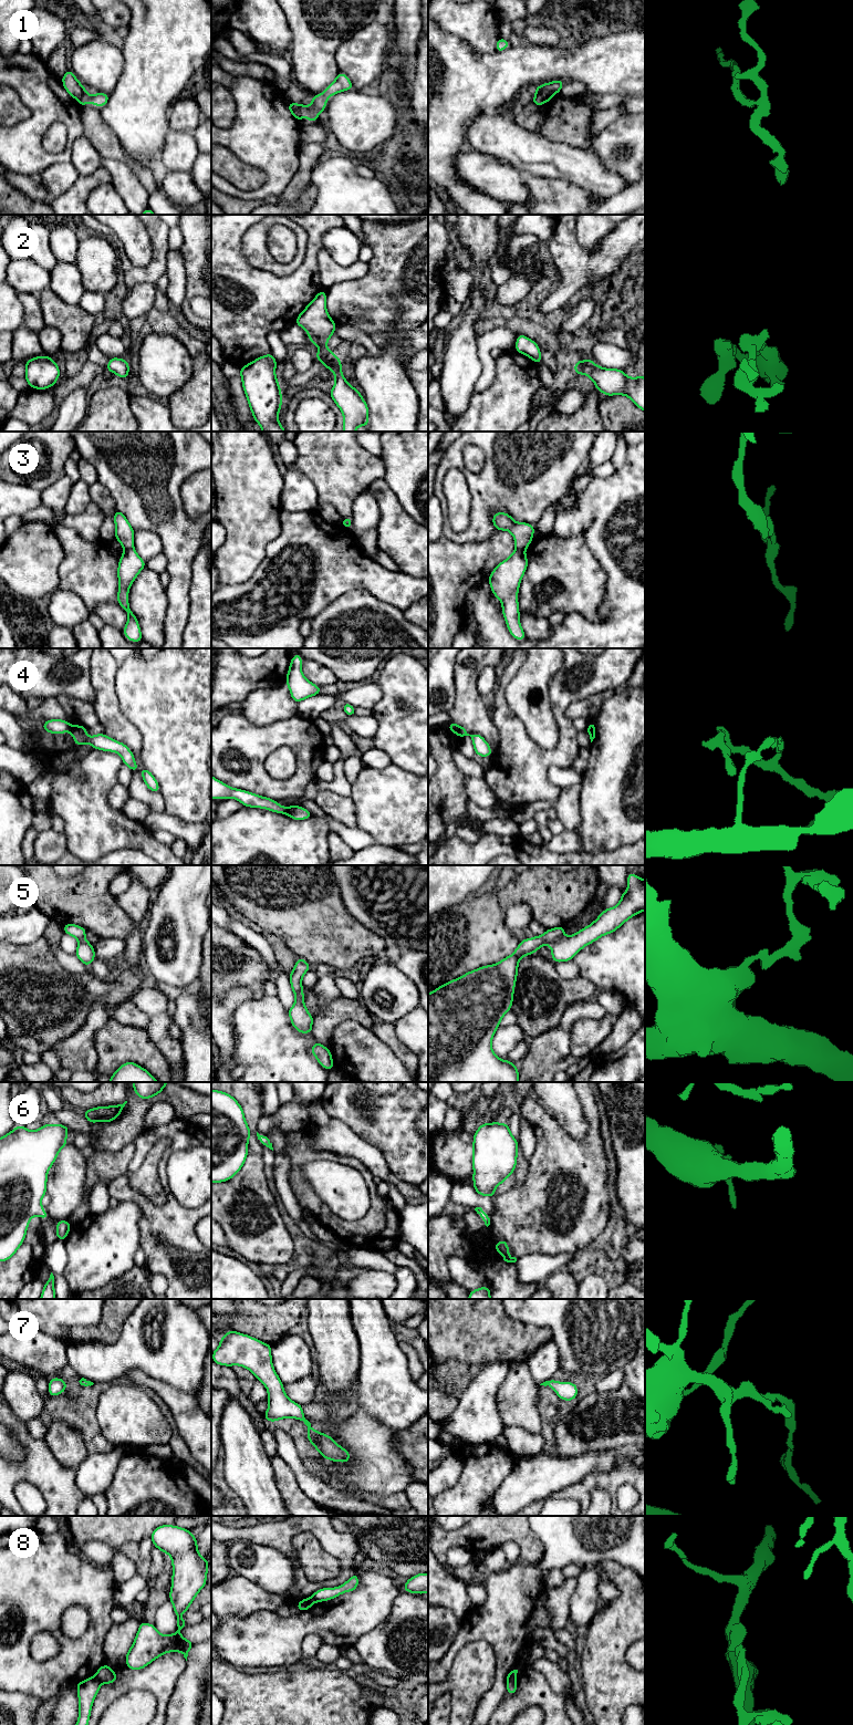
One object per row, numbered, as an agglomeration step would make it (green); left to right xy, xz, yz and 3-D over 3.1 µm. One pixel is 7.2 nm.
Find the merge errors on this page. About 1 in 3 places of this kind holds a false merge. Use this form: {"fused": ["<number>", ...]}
{"fused": ["1", "3", "4", "5", "8"]}

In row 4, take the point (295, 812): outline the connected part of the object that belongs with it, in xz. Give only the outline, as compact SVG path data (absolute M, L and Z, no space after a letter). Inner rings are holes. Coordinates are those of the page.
M299 806L288 807L287 814L293 820L305 820L308 818L313 817L313 814L309 810Z

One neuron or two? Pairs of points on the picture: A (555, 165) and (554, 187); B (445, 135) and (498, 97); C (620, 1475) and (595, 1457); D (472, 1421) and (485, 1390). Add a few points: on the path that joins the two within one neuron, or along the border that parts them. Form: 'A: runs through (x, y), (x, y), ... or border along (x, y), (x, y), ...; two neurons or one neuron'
A: border along (529, 174), (564, 179), (579, 187); two neurons
B: runs through (458, 122), (485, 97); one neuron
C: border along (617, 1451), (616, 1464), (611, 1469), (586, 1475); two neurons
D: runs through (477, 1413), (479, 1398); one neuron

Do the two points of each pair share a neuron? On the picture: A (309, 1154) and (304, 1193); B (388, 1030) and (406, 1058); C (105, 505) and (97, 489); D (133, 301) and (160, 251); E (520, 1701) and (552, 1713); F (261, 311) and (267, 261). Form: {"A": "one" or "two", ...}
{"A": "one", "B": "one", "C": "one", "D": "two", "E": "one", "F": "two"}

